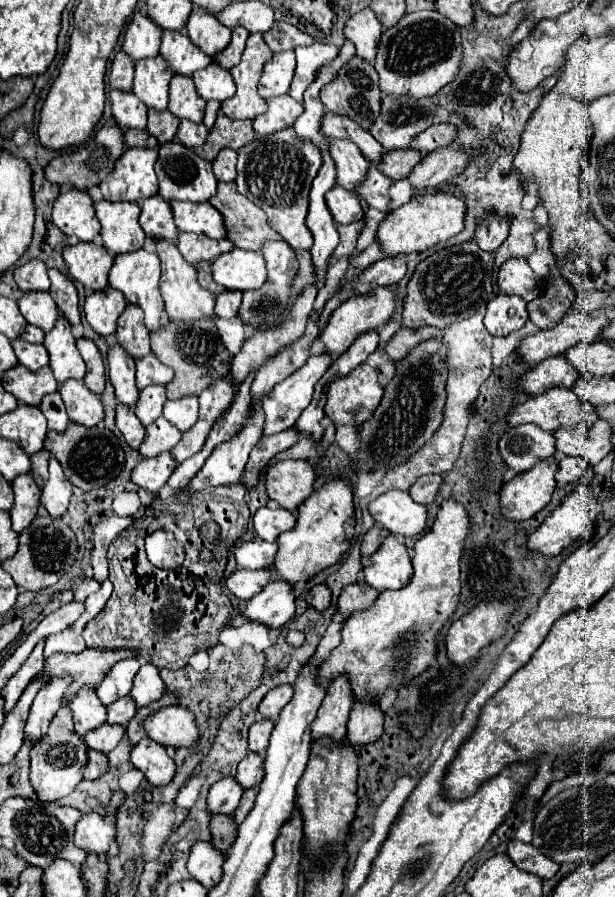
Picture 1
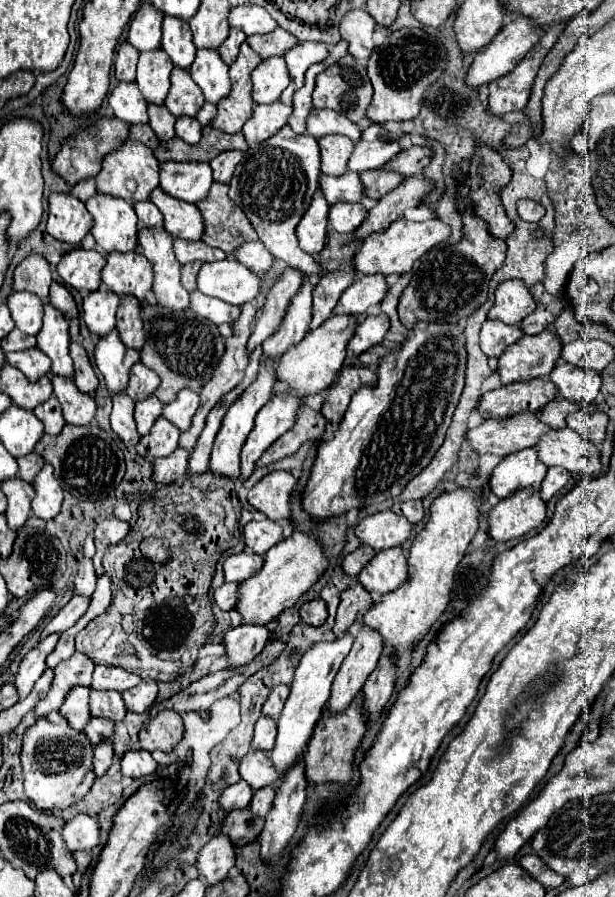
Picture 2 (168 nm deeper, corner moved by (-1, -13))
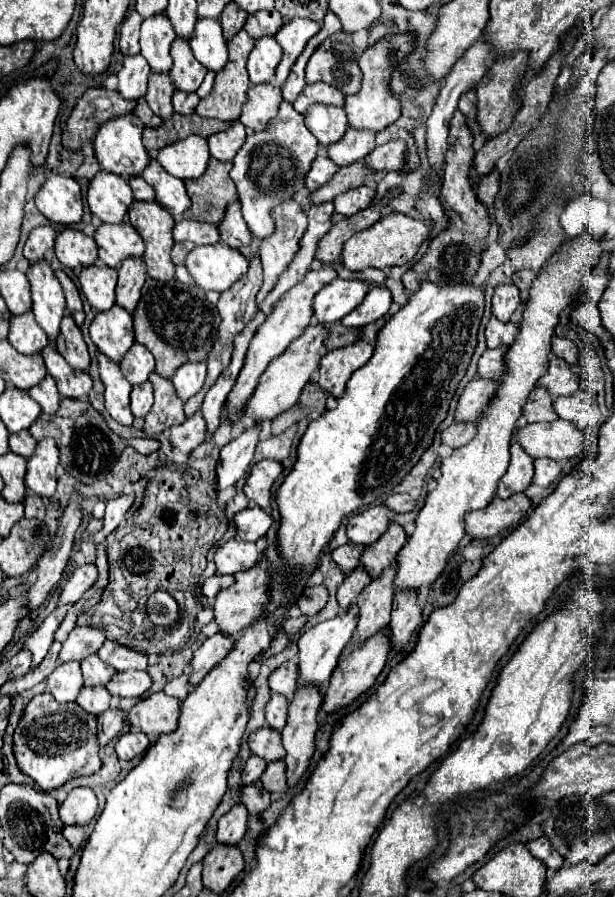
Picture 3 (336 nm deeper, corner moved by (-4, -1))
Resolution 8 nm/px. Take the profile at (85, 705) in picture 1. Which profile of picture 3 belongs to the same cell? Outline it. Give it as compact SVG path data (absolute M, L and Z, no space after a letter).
M68 661L60 663L48 677L48 691L54 695L58 703L70 703L76 701L76 693L80 691L80 685L84 685L80 677L80 663Z

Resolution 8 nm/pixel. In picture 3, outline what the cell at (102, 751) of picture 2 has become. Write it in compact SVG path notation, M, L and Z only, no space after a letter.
M110 707L104 713L100 713L98 715L98 745L104 747L108 741L118 737L122 733L124 721L126 721L124 713L116 707Z

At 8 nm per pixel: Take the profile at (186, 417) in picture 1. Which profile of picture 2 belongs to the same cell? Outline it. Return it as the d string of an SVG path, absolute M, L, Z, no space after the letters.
M183 389L177 399L163 409L163 417L167 421L173 421L173 425L183 433L191 427L191 419L199 407L199 393L191 389Z

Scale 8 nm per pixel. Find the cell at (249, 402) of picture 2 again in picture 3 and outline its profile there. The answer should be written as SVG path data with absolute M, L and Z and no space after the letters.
M322 267L322 269L316 269L316 271L314 269L308 271L306 277L298 285L294 285L290 291L286 291L280 297L280 301L274 305L272 313L266 315L266 321L258 327L258 331L254 333L254 337L250 341L250 347L248 347L248 353L246 353L246 363L244 363L244 367L240 371L240 377L238 377L232 393L230 393L230 397L228 397L228 413L230 413L230 421L232 423L240 421L240 413L244 409L244 401L252 395L252 389L256 387L256 381L262 375L262 371L268 367L268 363L274 357L282 355L288 349L288 345L296 337L300 337L302 331L308 327L308 323L312 319L312 299L314 299L314 295L324 285L328 285L334 277L336 277L336 271L332 267Z

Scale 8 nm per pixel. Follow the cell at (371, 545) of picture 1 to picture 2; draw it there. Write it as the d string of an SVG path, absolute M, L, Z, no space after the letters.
M361 545L357 551L349 553L345 559L343 559L343 571L349 575L349 577L357 577L359 571L373 559L377 551L373 547L367 547L367 545Z

